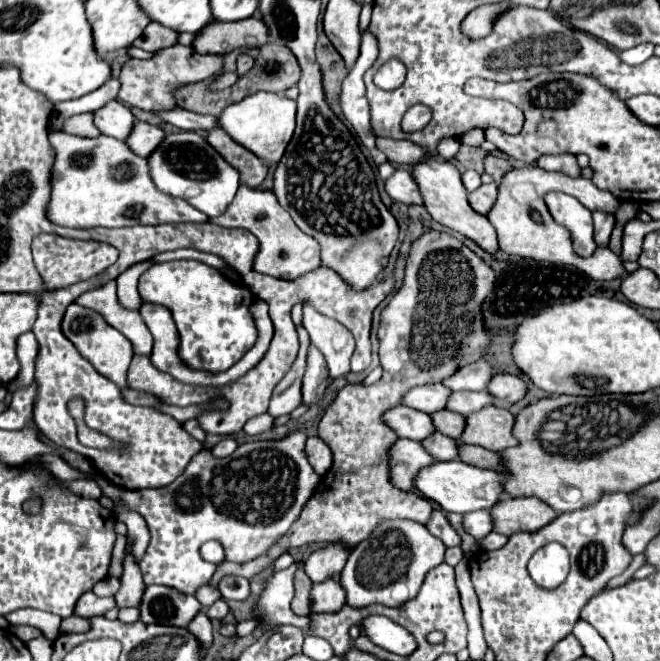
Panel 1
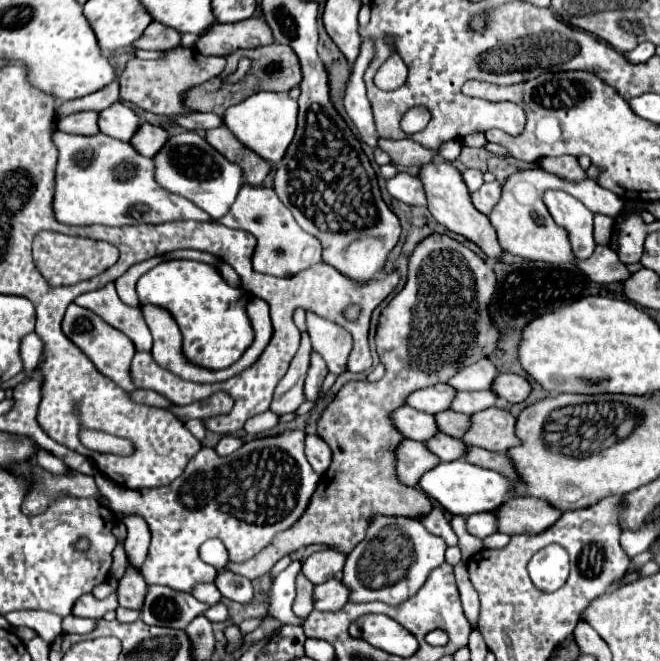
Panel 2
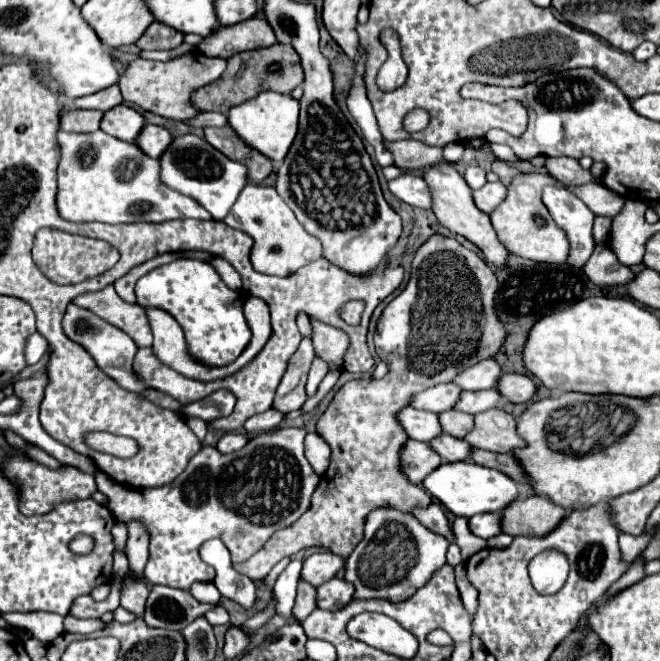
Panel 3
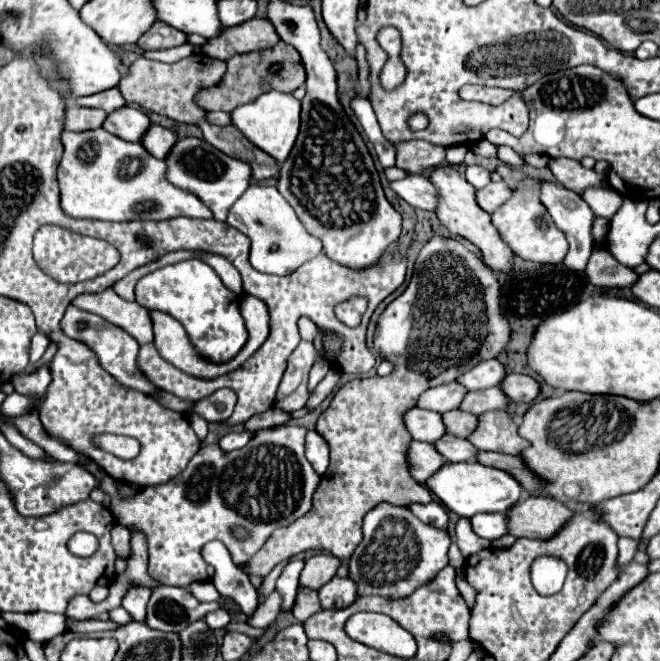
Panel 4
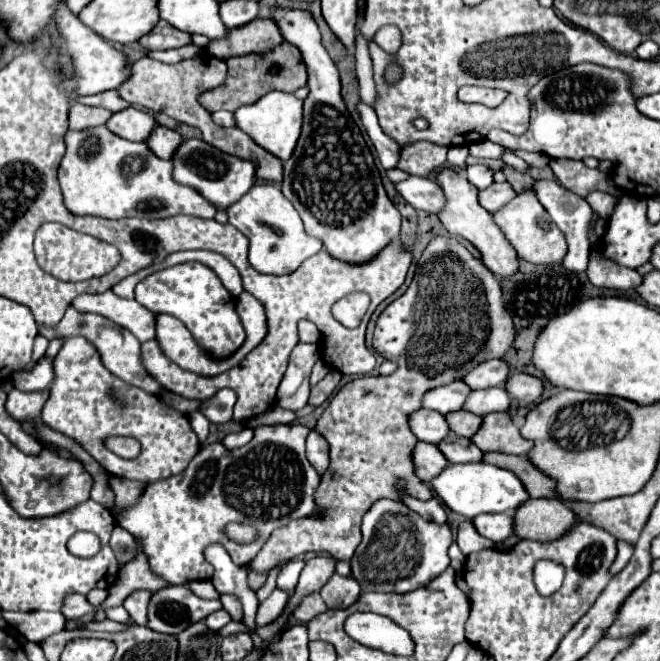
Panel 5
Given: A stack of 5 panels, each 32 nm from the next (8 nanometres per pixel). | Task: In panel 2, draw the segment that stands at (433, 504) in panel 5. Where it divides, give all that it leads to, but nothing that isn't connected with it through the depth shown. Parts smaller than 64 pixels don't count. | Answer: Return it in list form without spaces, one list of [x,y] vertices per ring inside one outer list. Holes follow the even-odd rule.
[[[440,506],[432,508],[432,512],[422,520],[422,524],[426,526],[428,532],[444,538],[444,542],[446,542],[448,546],[458,546],[458,538],[456,538],[454,530],[452,530],[452,526],[450,526],[450,522],[448,522],[448,518],[444,516],[444,510],[442,510]]]

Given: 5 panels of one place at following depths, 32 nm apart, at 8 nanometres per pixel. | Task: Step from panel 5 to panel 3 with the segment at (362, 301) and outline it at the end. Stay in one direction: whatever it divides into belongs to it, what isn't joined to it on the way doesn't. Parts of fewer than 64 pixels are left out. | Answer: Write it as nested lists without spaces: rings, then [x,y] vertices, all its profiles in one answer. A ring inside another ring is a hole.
[[[348,302],[348,304],[340,310],[340,316],[342,316],[348,324],[358,324],[362,310],[364,310],[364,308],[362,308],[362,302]]]

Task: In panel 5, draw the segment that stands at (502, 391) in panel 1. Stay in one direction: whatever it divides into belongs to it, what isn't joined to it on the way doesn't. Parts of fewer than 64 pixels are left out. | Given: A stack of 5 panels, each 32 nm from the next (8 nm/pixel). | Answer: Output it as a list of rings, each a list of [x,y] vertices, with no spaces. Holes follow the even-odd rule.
[[[510,374],[506,382],[508,394],[518,402],[536,402],[542,396],[542,380],[530,374]]]

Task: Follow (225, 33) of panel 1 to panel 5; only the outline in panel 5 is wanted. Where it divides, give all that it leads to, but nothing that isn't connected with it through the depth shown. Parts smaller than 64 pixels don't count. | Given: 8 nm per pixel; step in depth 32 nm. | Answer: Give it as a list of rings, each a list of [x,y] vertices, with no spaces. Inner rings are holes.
[[[256,18],[256,22],[248,22],[248,26],[242,26],[240,30],[228,30],[228,38],[212,40],[204,50],[214,58],[228,60],[232,56],[268,52],[280,42],[282,42],[282,36],[274,20]]]

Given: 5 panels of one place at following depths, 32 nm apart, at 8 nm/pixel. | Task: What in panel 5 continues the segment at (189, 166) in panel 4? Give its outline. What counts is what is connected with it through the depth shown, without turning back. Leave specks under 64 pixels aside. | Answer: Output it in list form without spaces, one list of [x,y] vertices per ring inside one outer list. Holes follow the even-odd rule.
[[[196,138],[184,140],[180,144],[180,150],[176,150],[176,154],[172,156],[172,178],[176,178],[176,182],[180,184],[192,186],[194,190],[200,190],[200,194],[208,198],[208,202],[212,202],[212,206],[216,208],[214,219],[217,222],[228,222],[226,208],[240,200],[256,180],[252,162],[224,154],[222,150]]]

